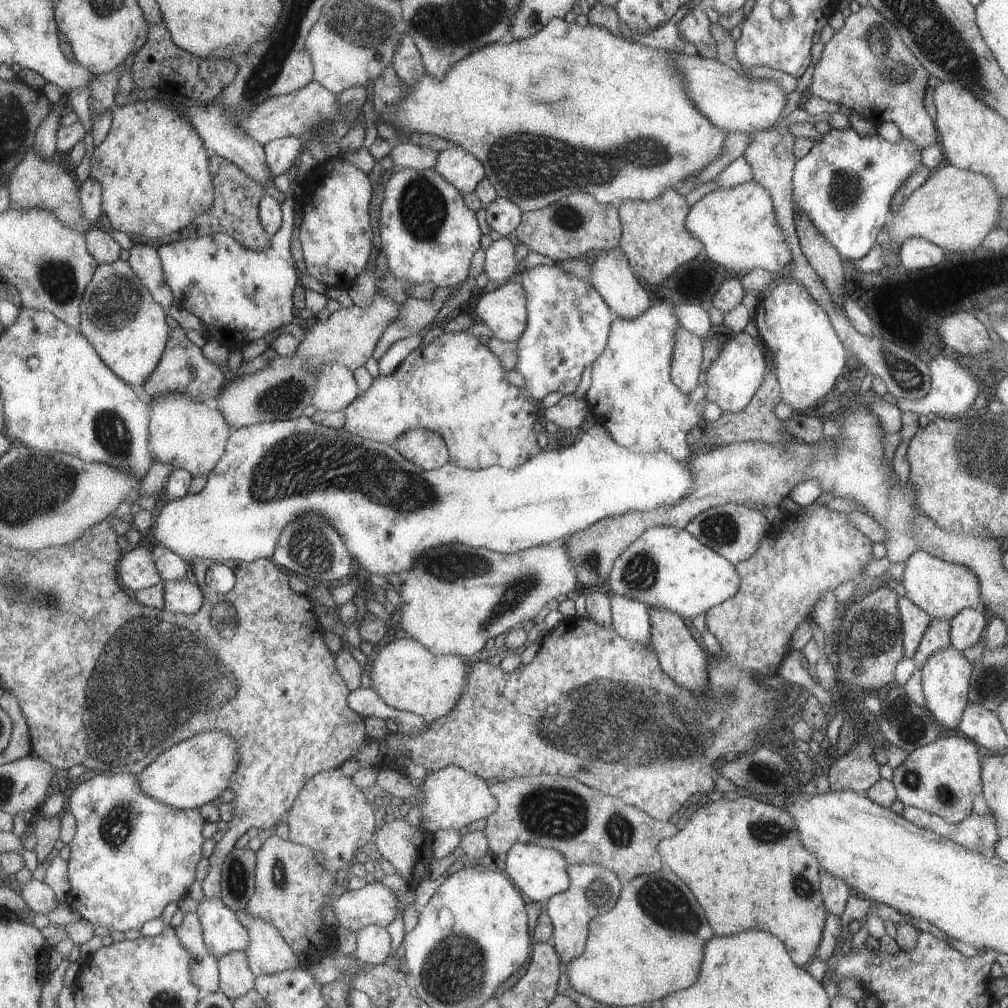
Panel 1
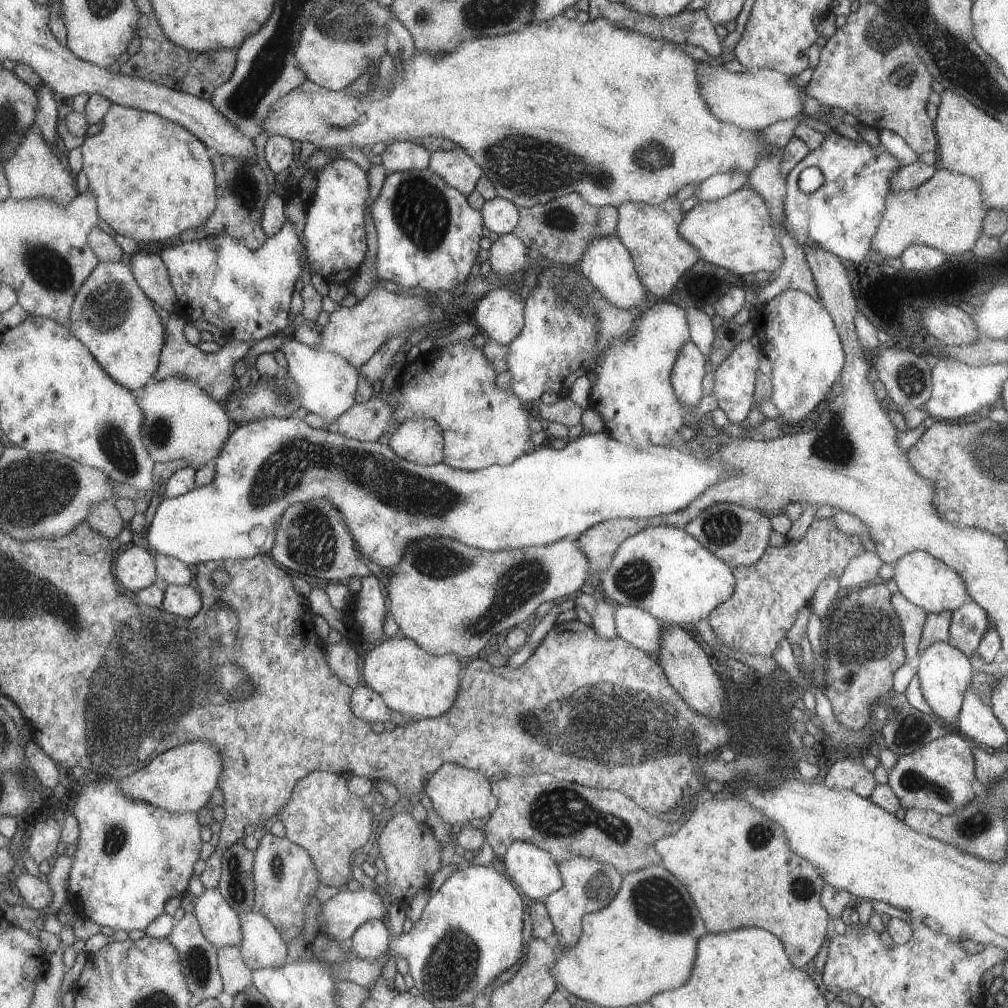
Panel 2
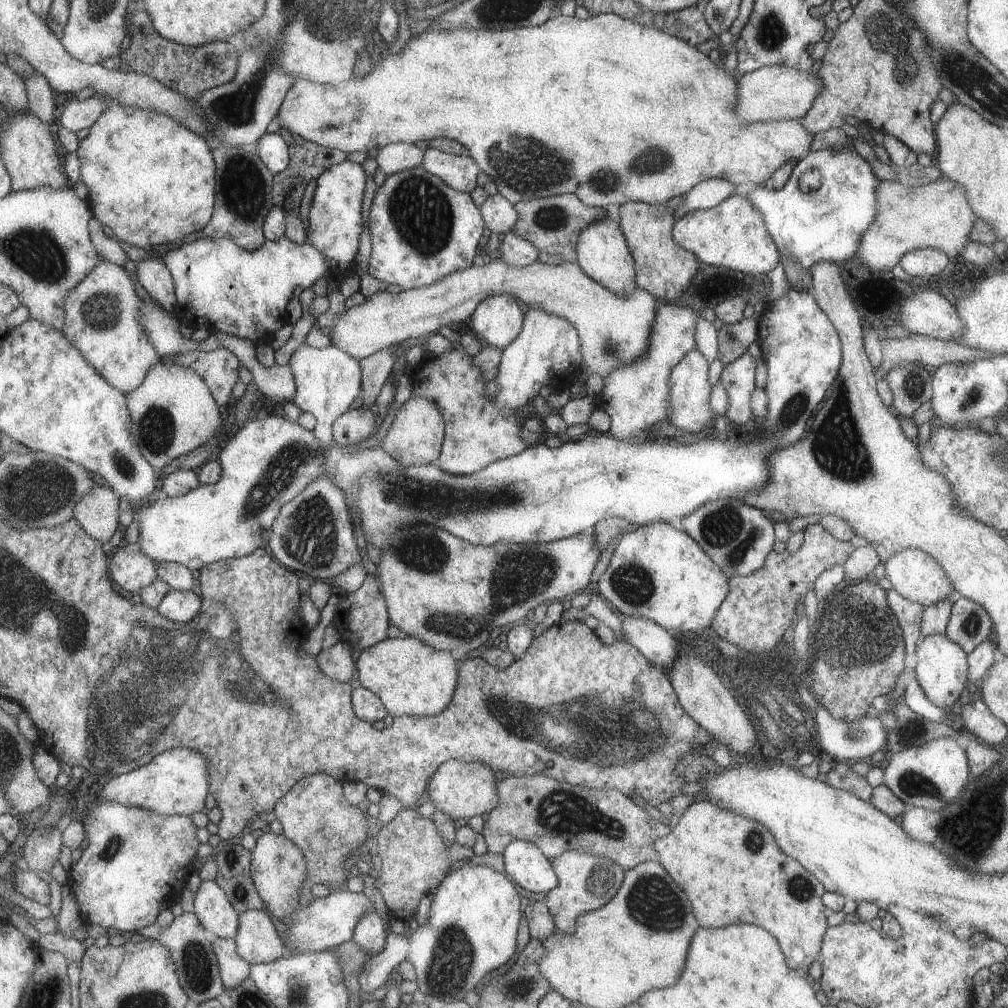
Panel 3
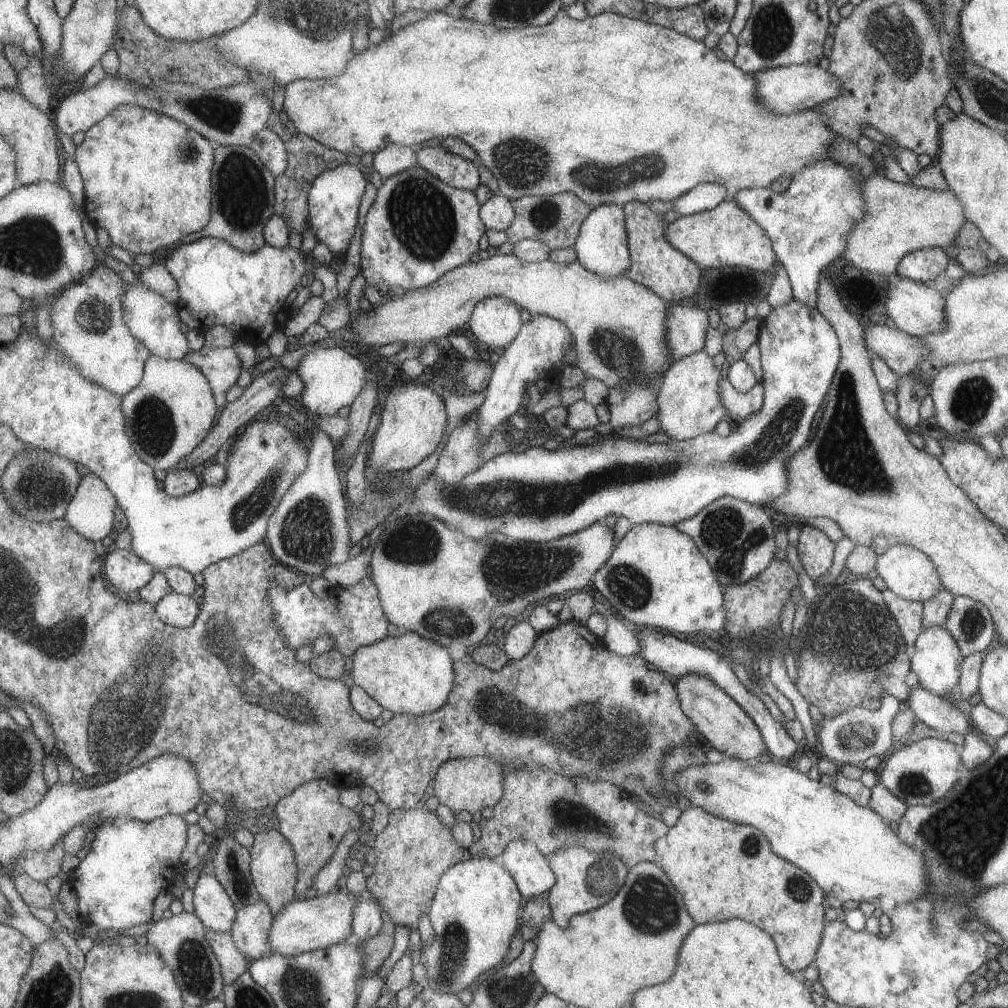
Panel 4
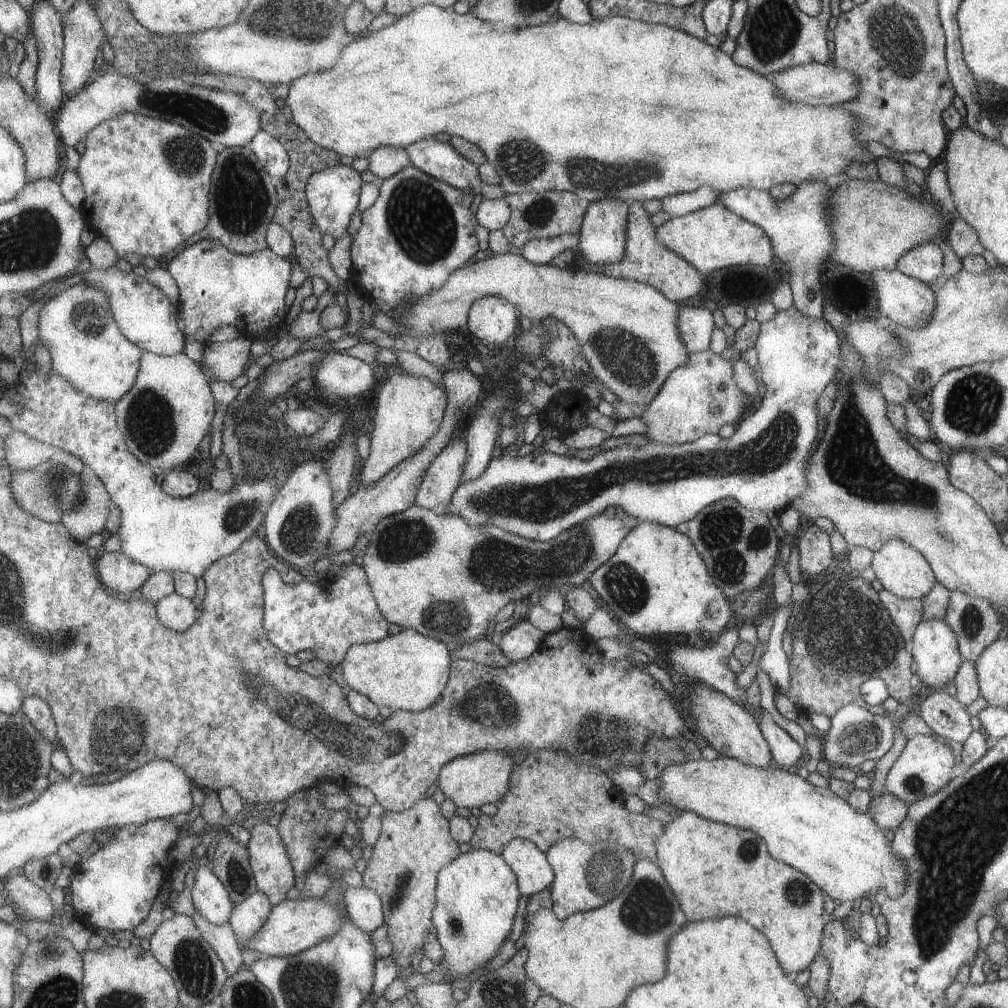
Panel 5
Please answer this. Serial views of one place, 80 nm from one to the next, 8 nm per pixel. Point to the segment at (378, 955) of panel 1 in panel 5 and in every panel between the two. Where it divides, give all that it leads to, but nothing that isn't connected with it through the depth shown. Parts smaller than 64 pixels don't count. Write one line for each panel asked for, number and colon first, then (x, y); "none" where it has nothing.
2: (370, 942)
3: (369, 935)
4: (366, 921)
5: (363, 906)

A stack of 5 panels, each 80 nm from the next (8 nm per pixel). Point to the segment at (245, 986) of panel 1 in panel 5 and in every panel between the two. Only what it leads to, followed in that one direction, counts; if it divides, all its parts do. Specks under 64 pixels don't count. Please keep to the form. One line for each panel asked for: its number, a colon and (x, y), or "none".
2: (234, 974)
3: (233, 969)
4: (232, 963)
5: (221, 938)

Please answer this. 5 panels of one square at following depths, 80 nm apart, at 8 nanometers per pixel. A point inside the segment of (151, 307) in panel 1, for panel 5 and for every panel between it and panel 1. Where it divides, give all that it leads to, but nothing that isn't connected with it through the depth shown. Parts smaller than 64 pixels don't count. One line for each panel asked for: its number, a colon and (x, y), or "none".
2: (112, 315)
3: (102, 314)
4: (88, 316)
5: (78, 327)

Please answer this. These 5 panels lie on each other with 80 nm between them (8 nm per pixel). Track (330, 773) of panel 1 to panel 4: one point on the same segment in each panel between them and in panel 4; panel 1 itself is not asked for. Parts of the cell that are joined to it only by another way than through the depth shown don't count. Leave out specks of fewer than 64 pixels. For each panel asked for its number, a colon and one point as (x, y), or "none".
2: (321, 816)
3: (314, 816)
4: (311, 820)

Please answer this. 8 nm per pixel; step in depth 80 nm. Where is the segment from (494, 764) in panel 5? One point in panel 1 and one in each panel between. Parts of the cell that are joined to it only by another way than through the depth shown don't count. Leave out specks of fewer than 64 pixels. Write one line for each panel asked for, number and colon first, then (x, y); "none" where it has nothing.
1: (452, 798)
2: (458, 795)
3: (460, 789)
4: (472, 783)

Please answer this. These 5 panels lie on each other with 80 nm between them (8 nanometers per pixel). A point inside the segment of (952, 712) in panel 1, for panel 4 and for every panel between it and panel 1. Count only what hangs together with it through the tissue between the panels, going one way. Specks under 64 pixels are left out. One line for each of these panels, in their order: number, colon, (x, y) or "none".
2: (944, 673)
3: (941, 671)
4: (936, 661)

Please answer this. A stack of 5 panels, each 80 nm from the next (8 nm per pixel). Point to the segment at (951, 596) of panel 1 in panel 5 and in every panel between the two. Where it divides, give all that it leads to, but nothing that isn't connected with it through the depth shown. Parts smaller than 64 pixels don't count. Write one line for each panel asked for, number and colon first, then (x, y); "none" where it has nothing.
2: (926, 582)
3: (914, 575)
4: (908, 573)
5: (903, 571)

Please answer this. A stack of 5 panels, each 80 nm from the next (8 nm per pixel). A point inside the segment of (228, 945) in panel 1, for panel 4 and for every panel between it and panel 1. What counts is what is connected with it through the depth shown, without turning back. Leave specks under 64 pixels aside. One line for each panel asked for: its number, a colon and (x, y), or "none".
2: (219, 923)
3: (216, 916)
4: (213, 907)

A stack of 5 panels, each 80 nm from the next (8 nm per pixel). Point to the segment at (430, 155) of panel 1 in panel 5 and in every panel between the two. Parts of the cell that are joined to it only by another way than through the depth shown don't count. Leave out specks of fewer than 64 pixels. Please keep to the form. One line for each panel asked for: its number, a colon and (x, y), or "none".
2: (400, 155)
3: (394, 157)
4: (393, 159)
5: (384, 162)

